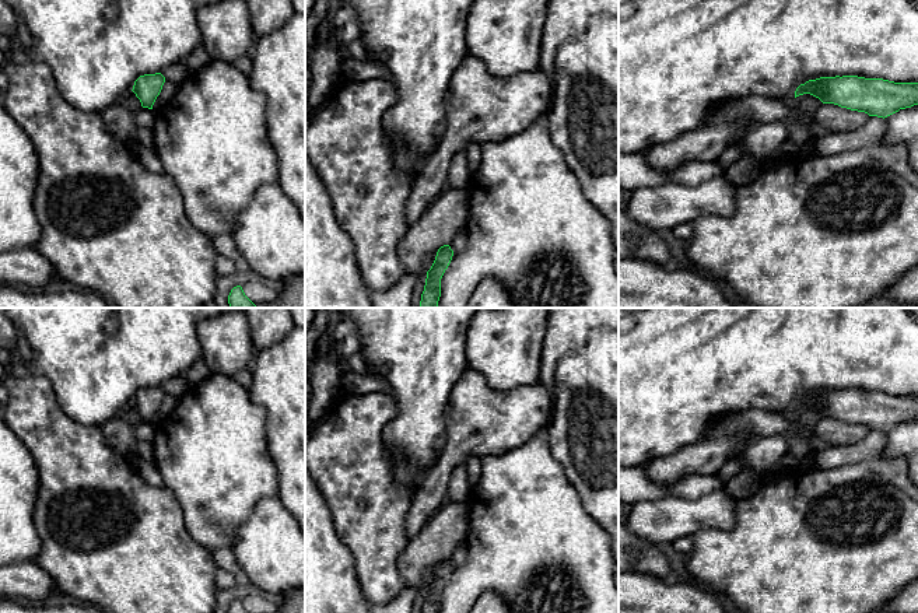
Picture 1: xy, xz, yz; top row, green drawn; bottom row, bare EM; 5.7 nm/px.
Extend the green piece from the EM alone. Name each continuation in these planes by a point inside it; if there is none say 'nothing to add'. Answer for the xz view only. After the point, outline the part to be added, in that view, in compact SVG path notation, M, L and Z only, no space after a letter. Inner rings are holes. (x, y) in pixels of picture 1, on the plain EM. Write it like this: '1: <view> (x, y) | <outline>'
nothing to add

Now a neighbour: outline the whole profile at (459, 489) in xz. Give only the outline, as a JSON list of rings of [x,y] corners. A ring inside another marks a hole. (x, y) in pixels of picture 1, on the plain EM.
[[[459,465],[453,469],[449,477],[448,495],[451,502],[462,502],[469,498],[470,486],[467,481],[467,472],[465,465]]]

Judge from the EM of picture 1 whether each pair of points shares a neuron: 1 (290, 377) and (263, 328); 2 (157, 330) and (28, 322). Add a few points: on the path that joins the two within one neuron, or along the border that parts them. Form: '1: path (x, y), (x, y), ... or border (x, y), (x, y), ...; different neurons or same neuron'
1: border (290, 330), (281, 339), (256, 353); different neurons
2: path (125, 322), (60, 322); same neuron

